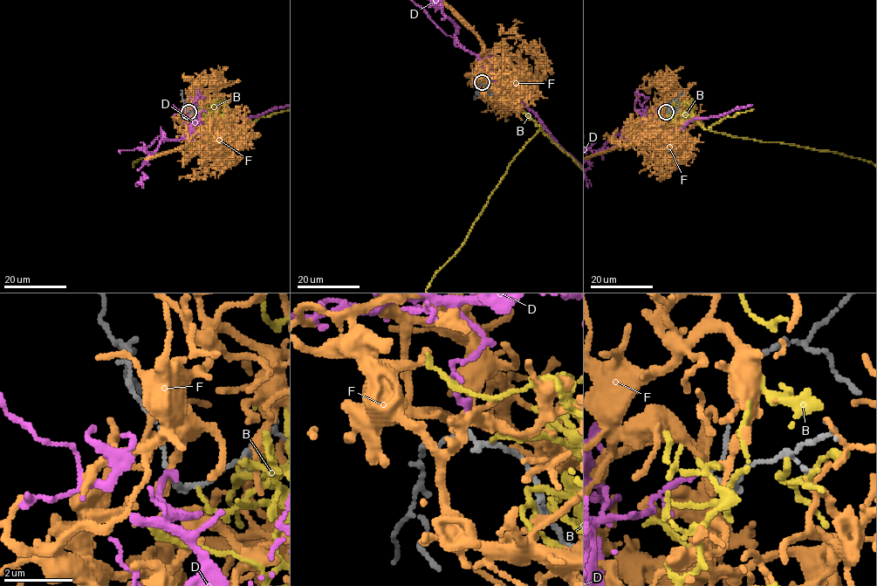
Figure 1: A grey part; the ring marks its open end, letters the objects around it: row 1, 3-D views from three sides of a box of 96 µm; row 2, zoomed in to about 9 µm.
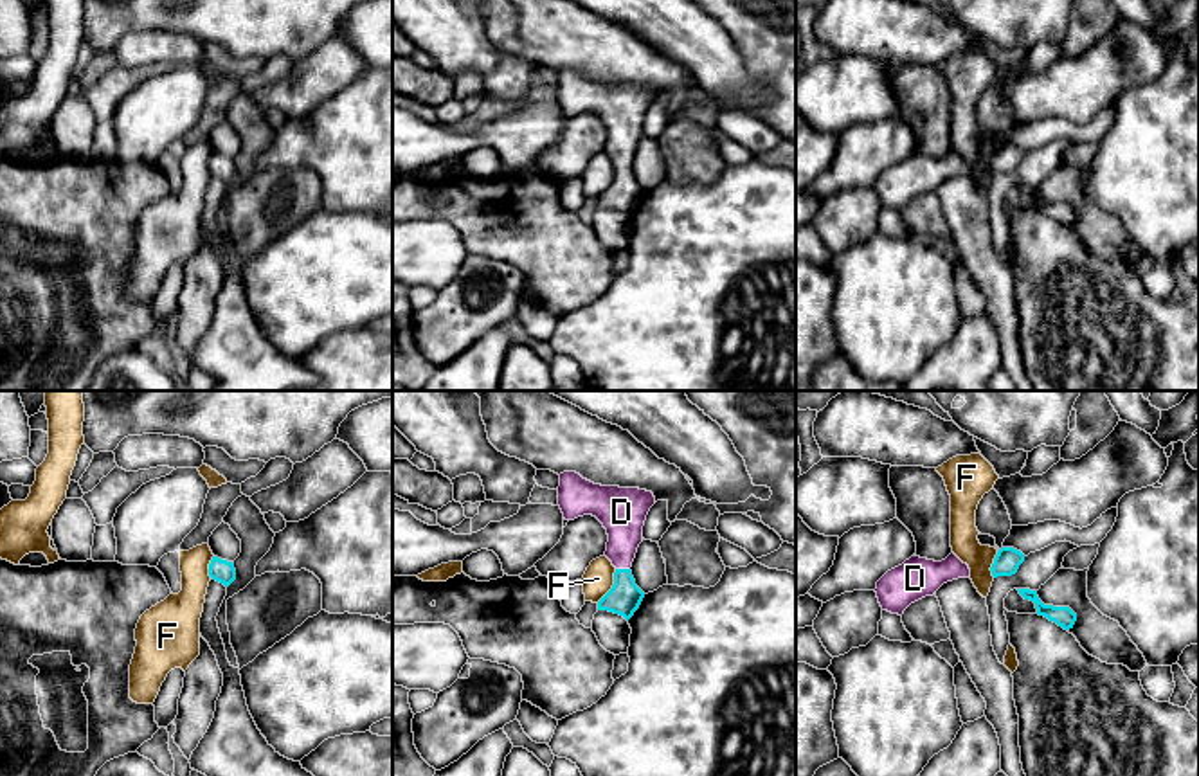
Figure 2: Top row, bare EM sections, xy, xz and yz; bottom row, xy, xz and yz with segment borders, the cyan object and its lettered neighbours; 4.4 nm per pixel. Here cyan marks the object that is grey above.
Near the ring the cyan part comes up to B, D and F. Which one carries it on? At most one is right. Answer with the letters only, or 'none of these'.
D

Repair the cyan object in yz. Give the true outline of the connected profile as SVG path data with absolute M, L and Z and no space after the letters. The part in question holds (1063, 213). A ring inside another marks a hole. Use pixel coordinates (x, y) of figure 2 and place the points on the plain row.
M1017 185L1017 187L1024 196L1030 196L1030 198L1035 200L1035 205L1037 205L1039 212L1048 214L1050 218L1057 220L1064 227L1073 225L1073 221L1077 218L1077 211L1069 203L1044 202L1039 196L1037 187L1030 187L1030 185Z

